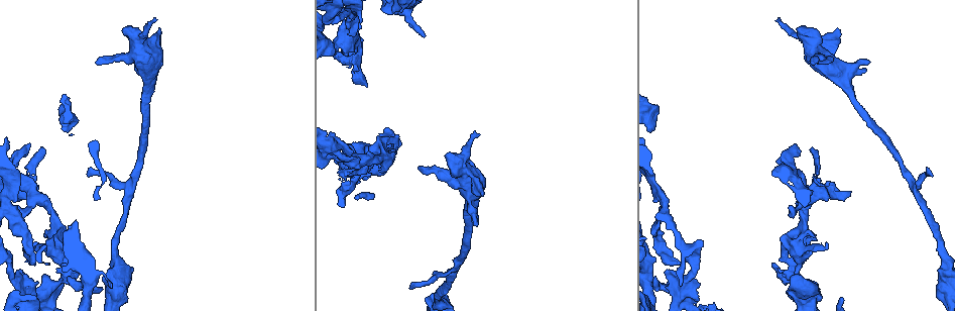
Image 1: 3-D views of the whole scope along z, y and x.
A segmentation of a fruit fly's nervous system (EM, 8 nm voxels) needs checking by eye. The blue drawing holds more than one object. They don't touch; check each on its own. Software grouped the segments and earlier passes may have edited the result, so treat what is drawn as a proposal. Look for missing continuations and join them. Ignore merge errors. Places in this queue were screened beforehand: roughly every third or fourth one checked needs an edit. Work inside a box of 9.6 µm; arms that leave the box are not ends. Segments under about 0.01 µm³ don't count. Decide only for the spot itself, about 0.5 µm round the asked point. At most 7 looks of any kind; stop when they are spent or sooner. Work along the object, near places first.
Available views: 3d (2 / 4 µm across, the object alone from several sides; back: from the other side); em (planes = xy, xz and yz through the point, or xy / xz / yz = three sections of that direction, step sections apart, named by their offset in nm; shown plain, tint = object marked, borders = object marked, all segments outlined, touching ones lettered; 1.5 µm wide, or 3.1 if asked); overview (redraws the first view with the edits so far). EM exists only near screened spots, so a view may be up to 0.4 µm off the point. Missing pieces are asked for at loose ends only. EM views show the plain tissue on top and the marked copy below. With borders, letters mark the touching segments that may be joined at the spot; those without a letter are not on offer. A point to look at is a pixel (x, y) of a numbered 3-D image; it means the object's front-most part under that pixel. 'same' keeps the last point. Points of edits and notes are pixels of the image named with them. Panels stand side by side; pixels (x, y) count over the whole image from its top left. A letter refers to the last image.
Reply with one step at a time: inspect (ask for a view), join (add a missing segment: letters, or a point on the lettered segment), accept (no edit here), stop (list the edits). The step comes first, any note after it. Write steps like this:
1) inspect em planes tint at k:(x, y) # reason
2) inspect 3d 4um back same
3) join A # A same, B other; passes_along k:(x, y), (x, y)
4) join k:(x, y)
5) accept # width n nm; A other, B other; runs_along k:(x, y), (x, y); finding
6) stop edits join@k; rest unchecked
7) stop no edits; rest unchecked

inspect 3d 2um at 1:(476, 133) # free end

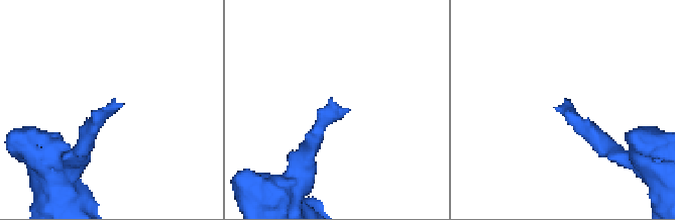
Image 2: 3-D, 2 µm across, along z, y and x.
inspect em planes borders at 2:(330, 101) # need the tissue

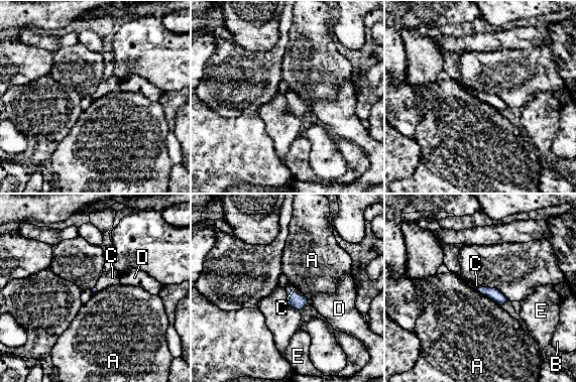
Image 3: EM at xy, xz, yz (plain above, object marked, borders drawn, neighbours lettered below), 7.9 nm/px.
join C # A other, B other, C same, D other, E other; passes_along 3:(295, 300), (296, 292), (294, 288); the neuron continues

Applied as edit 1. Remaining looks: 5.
inspect overview

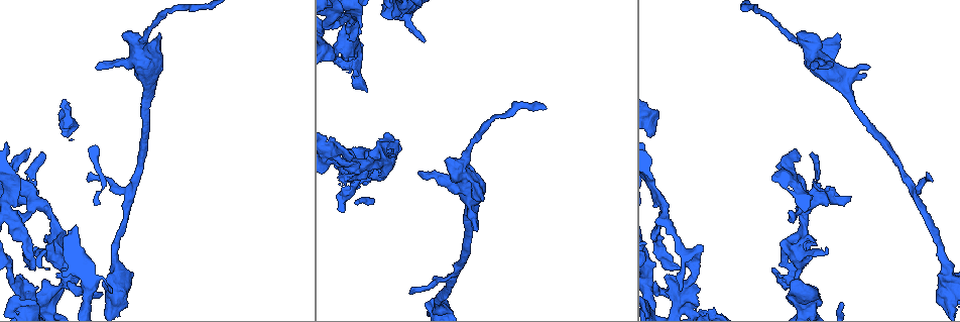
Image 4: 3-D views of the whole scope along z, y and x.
inspect em xz step 8 borders at 4:(812, 68) # free end

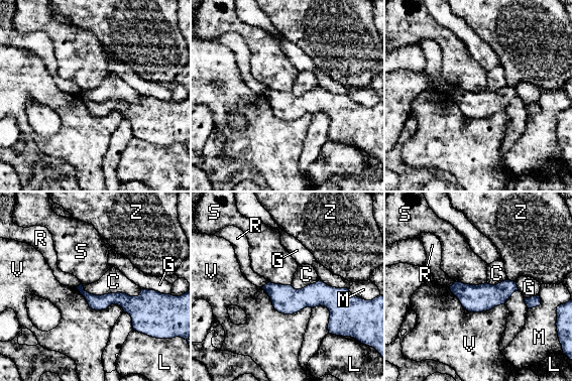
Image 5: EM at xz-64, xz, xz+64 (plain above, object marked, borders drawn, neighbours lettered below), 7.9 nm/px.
inspect em yz step 8 borders same

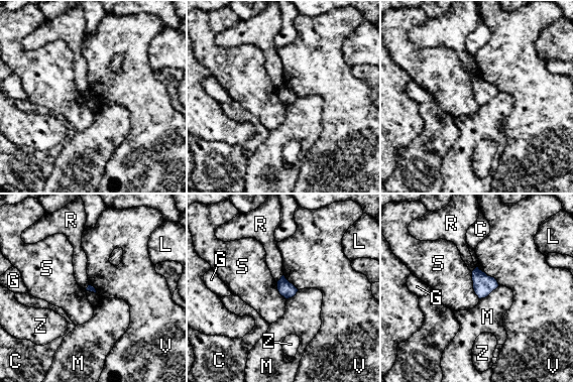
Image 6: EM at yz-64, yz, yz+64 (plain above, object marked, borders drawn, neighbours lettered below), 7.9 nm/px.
accept # C other, G other, L other, M other, R other, S other, V other, Z other; border 6:(499, 285), (486, 296), (479, 299); no lettered segment goes on from it

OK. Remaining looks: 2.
inspect em planes borders at 4:(340, 175) # branch stops here

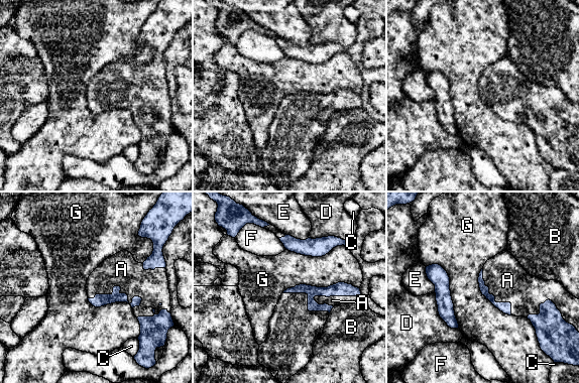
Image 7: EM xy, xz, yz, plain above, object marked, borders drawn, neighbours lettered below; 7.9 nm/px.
join A # A same, B other, C other, D other, E other, F other, G other; passes_along 7:(99, 300), (119, 286), (121, 269); it goes on there

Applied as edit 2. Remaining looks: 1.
stop edits join@3, join@7; rest unchecked

